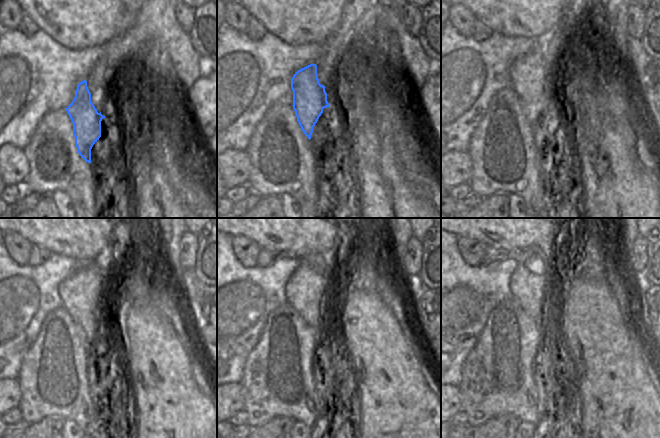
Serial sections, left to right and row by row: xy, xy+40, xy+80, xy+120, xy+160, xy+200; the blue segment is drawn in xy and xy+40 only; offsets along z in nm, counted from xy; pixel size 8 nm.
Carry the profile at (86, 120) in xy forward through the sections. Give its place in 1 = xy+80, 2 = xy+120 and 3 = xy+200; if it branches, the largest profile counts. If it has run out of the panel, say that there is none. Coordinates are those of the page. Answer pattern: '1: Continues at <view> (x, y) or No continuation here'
1: Continues at xy+80 (530, 73)
2: Continues at xy+120 (80, 293)
3: Continues at xy+200 (528, 284)

